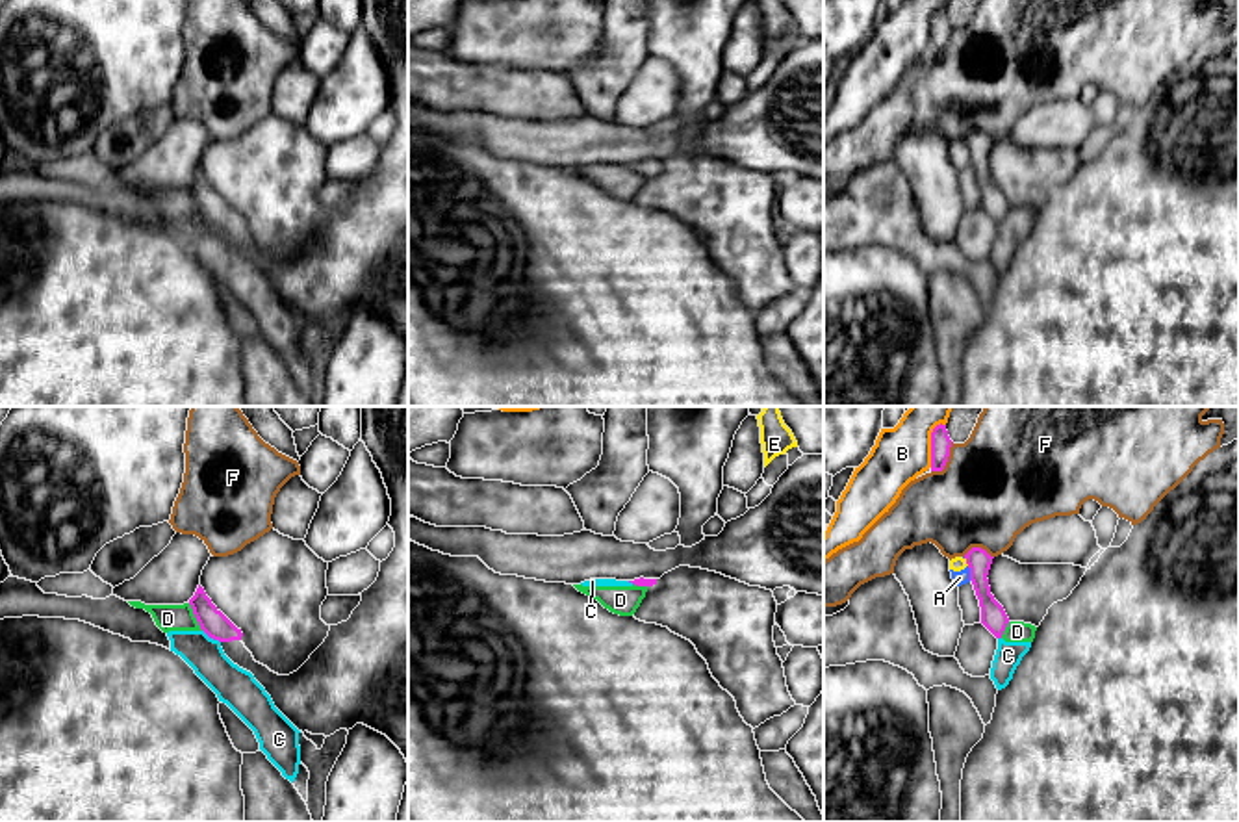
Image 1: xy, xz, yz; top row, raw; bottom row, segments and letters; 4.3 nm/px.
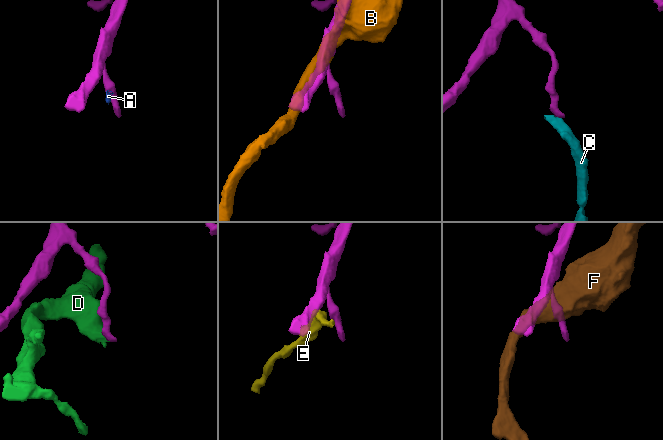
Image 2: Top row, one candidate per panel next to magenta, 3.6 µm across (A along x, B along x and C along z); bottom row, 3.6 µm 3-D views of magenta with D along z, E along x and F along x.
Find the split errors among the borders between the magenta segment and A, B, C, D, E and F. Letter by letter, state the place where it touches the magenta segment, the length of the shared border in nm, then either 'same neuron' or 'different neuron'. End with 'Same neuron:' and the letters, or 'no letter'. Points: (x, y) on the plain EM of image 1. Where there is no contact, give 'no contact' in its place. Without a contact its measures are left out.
A: contact yz (970, 158); length 70 nm; different neuron
B: contact yz (932, 28); length 200 nm; different neuron
C: contact xy (212, 221); length 100 nm; different neuron
D: contact xy (195, 201); length 140 nm; different neuron
E: contact yz (967, 145); length 40 nm; different neuron
F: contact yz (946, 45); length 160 nm; different neuron
Same neuron: no letter

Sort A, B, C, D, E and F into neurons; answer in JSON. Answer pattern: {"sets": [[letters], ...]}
{"sets": [["A", "E"], ["B"], ["C", "D"], ["F"]]}

